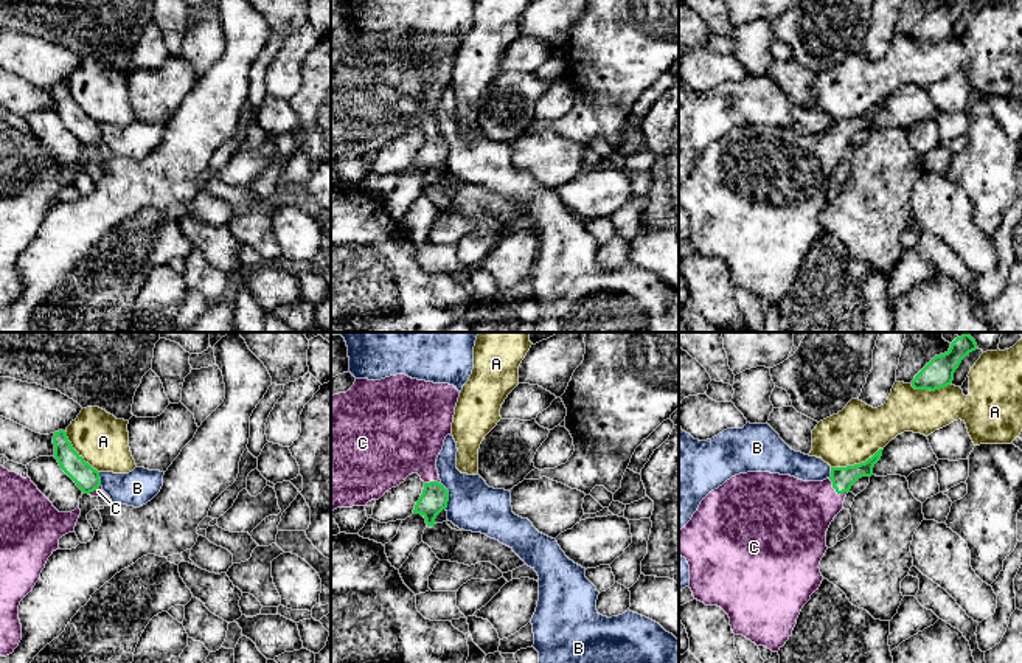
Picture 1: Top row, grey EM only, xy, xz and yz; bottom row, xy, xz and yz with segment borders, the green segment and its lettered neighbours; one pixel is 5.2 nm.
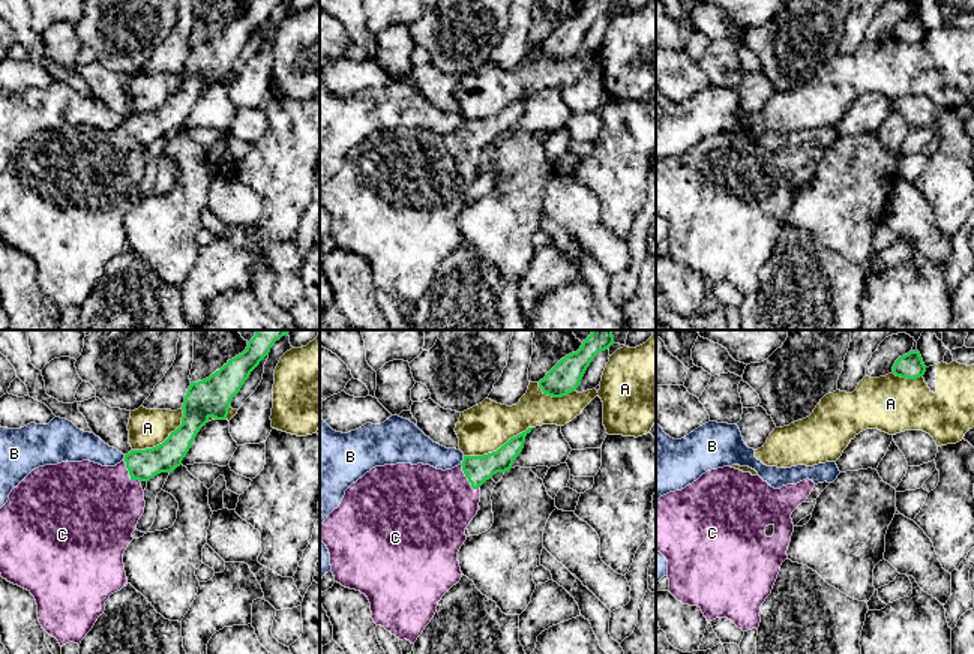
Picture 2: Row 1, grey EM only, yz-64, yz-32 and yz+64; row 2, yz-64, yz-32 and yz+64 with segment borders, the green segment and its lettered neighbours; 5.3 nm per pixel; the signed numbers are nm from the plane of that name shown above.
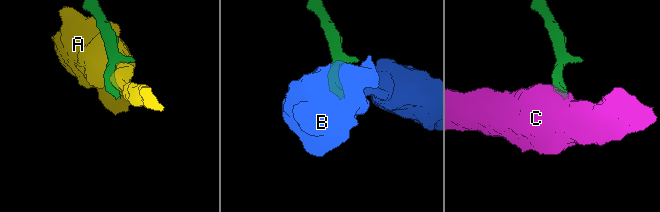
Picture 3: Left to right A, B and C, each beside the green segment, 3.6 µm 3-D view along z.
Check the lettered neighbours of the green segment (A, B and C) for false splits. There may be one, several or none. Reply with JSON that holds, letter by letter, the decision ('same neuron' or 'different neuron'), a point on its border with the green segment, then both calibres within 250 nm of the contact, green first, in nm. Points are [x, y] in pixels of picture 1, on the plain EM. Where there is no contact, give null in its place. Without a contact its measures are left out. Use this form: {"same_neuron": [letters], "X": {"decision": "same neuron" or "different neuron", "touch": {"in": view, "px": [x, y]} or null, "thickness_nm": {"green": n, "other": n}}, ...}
{"same_neuron": ["C"], "A": {"decision": "different neuron", "touch": {"in": "yz", "px": [856, 117]}, "thickness_nm": {"green": 120, "other": 280}}, "B": {"decision": "different neuron", "touch": {"in": "xz", "px": [448, 148]}, "thickness_nm": {"green": 140, "other": 260}}, "C": {"decision": "same neuron", "touch": {"in": "yz", "px": [836, 143]}, "thickness_nm": {"green": 120, "other": 360}}}

